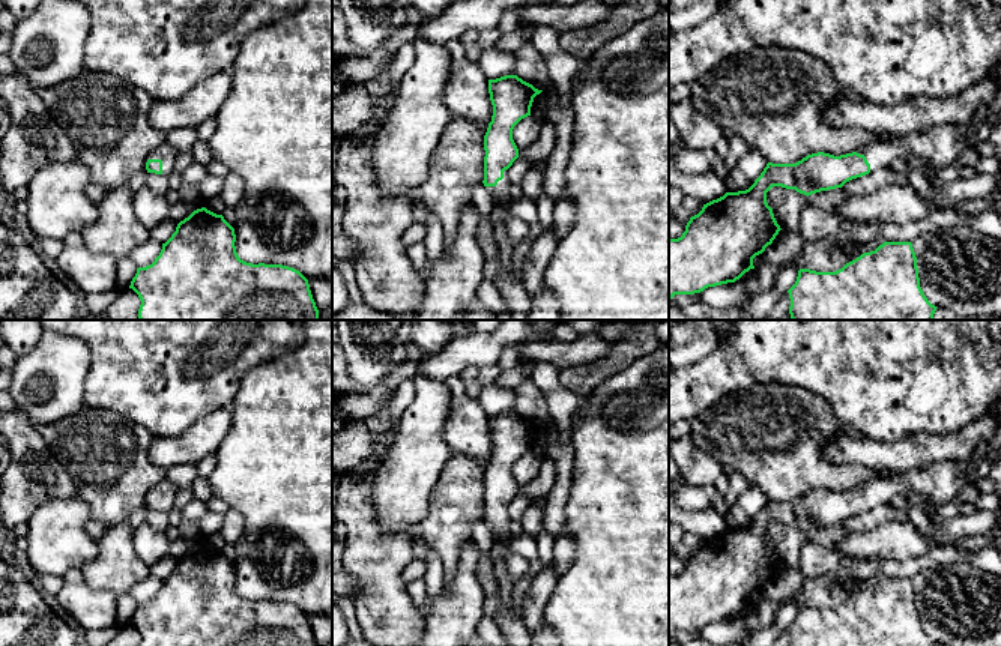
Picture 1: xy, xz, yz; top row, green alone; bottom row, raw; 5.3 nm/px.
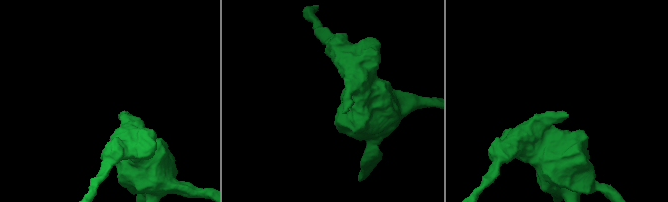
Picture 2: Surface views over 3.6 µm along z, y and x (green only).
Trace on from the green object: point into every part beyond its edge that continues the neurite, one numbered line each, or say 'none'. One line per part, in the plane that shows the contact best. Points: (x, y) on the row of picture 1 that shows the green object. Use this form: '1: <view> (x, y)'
1: xz (504, 185)

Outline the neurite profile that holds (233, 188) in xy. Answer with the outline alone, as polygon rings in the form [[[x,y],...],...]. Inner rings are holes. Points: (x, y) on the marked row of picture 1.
[[[228,173],[224,177],[224,185],[219,194],[221,200],[227,204],[227,207],[234,209],[242,200],[243,192],[243,180],[237,174]]]

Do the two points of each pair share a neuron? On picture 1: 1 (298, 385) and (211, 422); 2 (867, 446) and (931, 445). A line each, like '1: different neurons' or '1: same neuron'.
1: different neurons
2: same neuron

